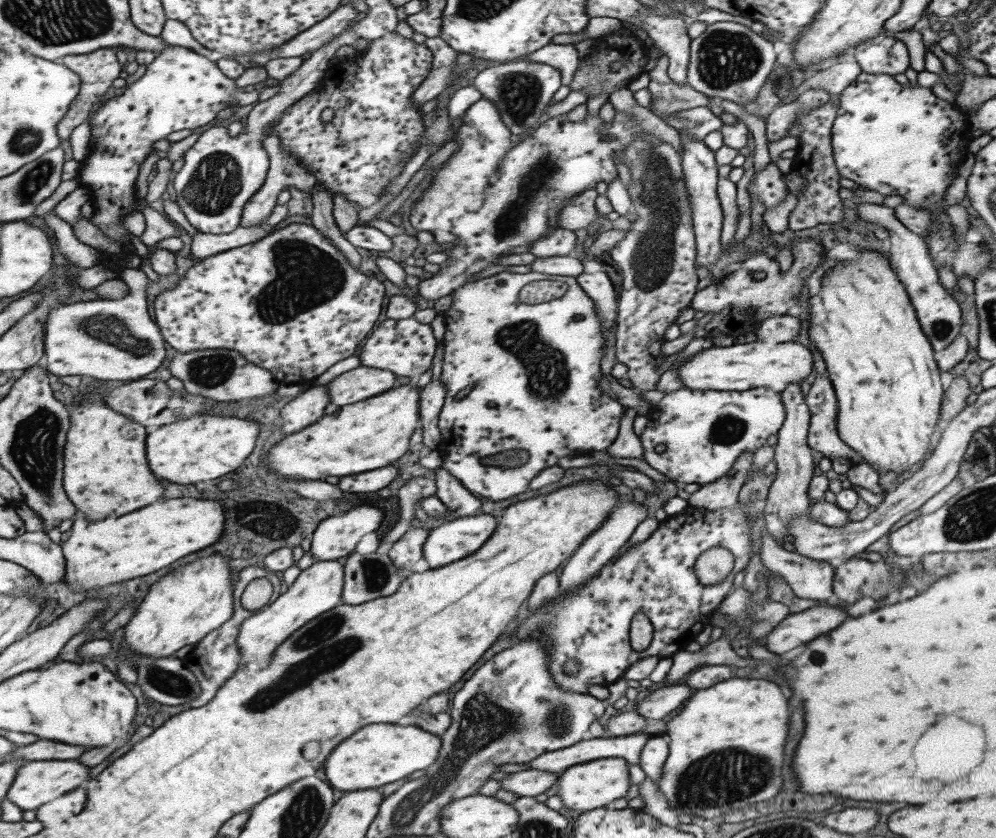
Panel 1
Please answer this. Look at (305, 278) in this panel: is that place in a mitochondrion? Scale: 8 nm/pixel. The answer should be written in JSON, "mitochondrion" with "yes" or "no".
{"mitochondrion":"yes"}

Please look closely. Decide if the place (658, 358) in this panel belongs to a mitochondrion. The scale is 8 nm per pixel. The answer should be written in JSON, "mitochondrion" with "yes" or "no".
{"mitochondrion":"no"}

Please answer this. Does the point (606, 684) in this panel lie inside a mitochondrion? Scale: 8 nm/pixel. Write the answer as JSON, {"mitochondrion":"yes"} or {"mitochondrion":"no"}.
{"mitochondrion":"no"}

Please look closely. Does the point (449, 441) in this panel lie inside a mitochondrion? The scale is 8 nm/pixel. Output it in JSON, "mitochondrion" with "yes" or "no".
{"mitochondrion":"no"}

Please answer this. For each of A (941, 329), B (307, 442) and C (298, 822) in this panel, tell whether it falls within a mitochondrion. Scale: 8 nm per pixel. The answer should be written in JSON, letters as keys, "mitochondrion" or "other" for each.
{"A":"mitochondrion","B":"other","C":"mitochondrion"}

